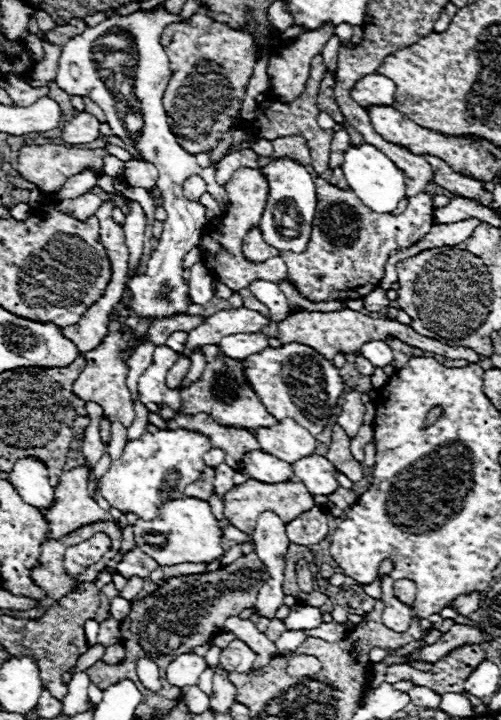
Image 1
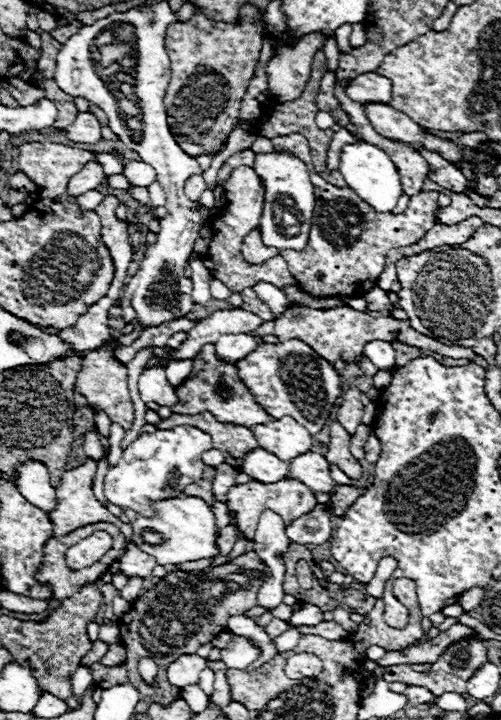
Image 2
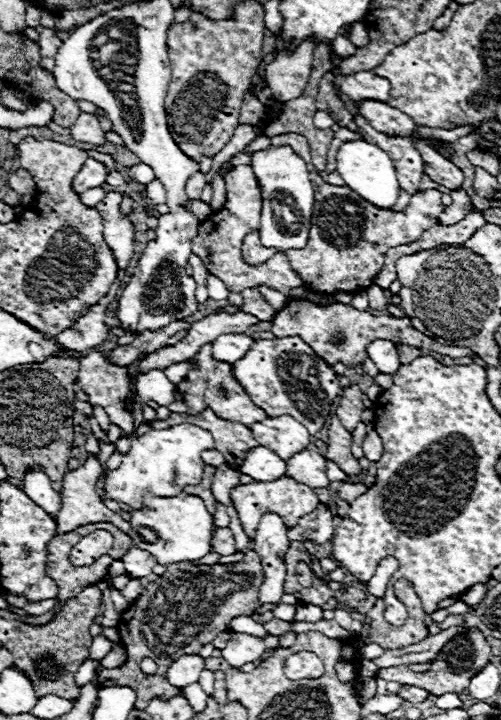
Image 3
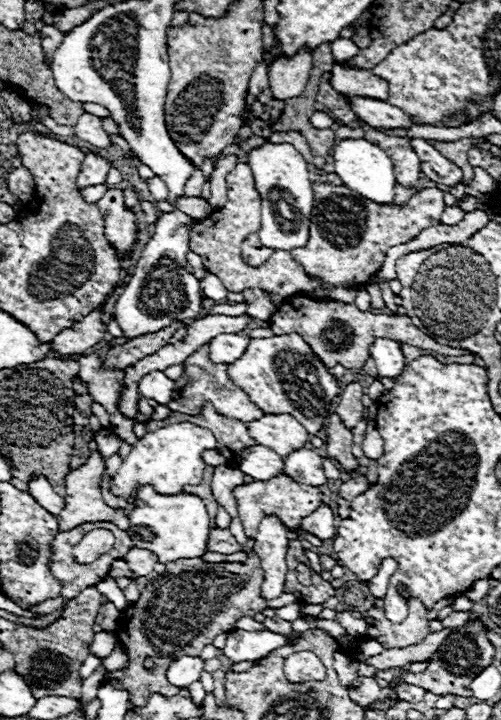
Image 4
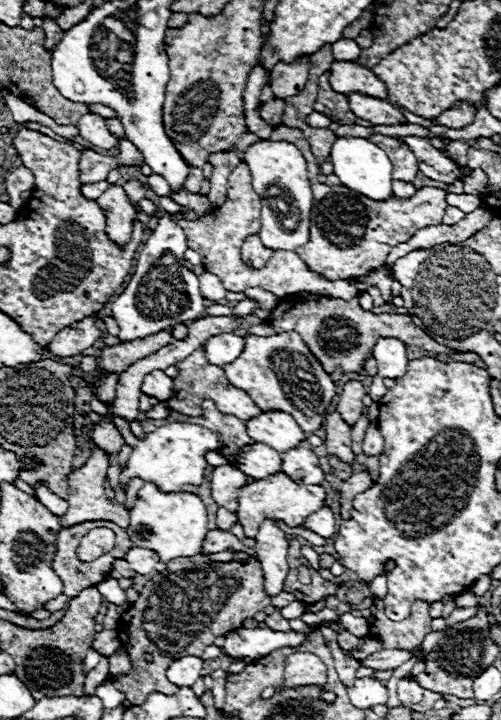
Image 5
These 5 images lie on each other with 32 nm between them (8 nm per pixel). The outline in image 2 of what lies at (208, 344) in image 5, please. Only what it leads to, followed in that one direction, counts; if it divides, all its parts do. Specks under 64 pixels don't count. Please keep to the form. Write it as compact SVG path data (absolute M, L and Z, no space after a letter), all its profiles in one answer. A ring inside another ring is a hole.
M224 334L214 344L216 358L222 358L226 362L236 362L246 354L250 354L258 346L258 342L262 342L262 338L256 338L250 334Z

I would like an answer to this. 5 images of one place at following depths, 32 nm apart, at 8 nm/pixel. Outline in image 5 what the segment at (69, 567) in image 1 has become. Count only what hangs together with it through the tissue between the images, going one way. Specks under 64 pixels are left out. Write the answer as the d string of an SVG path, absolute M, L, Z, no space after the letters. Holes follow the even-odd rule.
M94 528L90 534L82 538L82 544L78 546L78 554L88 562L94 556L106 554L108 550L112 550L112 546L114 546L114 532L108 528Z

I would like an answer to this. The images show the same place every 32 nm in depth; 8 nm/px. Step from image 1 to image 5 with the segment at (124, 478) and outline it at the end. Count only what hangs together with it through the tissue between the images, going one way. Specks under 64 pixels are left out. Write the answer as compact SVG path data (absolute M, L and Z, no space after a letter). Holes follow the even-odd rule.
M172 422L172 424L160 426L156 432L144 436L140 440L140 446L132 450L128 466L120 474L120 482L126 486L126 480L130 476L140 476L142 480L152 482L160 486L162 490L180 490L180 486L184 484L200 486L204 468L208 466L206 452L218 450L218 448L220 448L218 434L204 426L188 424L188 422Z

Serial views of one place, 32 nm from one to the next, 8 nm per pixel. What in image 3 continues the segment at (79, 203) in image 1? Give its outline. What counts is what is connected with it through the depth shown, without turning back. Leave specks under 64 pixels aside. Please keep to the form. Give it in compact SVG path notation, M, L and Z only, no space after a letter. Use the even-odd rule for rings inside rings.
M98 186L98 188L90 188L90 190L86 190L86 192L82 192L82 202L86 204L86 206L96 206L102 198L104 198L104 188L102 186Z

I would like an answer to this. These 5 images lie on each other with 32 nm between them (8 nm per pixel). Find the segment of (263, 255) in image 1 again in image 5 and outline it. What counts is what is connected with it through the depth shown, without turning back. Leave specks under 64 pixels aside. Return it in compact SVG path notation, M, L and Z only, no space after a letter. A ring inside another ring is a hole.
M254 234L252 238L246 238L244 240L244 246L242 246L242 260L246 262L248 268L264 268L264 264L272 258L272 250L266 248L260 238Z

